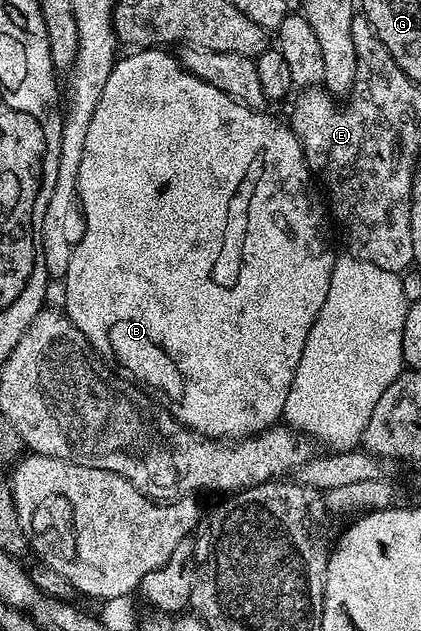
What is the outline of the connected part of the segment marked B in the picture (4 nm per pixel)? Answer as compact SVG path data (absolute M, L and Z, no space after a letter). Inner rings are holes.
M138 49L133 53L126 53L130 55L123 54L115 62L112 73L108 77L108 85L104 85L104 93L100 93L100 101L96 101L96 113L92 113L92 125L88 125L88 137L84 140L84 161L80 161L78 203L84 226L81 228L80 238L77 240L72 257L68 261L68 273L65 278L67 303L64 314L73 321L76 329L80 329L80 333L84 333L86 340L98 350L103 359L109 361L115 368L121 369L131 380L137 381L143 388L149 389L159 396L162 394L161 398L168 404L168 410L188 429L206 435L210 439L241 441L259 435L261 431L267 431L269 427L275 426L282 419L284 401L288 401L288 389L292 389L292 381L296 377L296 365L300 365L300 357L304 353L304 341L308 341L308 333L320 313L320 309L324 309L324 297L328 297L328 285L332 281L336 251L330 248L330 239L326 236L328 219L326 215L322 216L321 209L314 204L314 195L310 192L312 174L305 161L301 143L291 128L285 122L277 123L272 116L266 115L265 110L254 111L251 107L245 107L243 103L237 103L232 97L228 97L228 93L216 89L216 85L208 85L208 81L200 81L200 77L196 77L192 72L186 70L175 56L173 59L166 51L169 50Z

